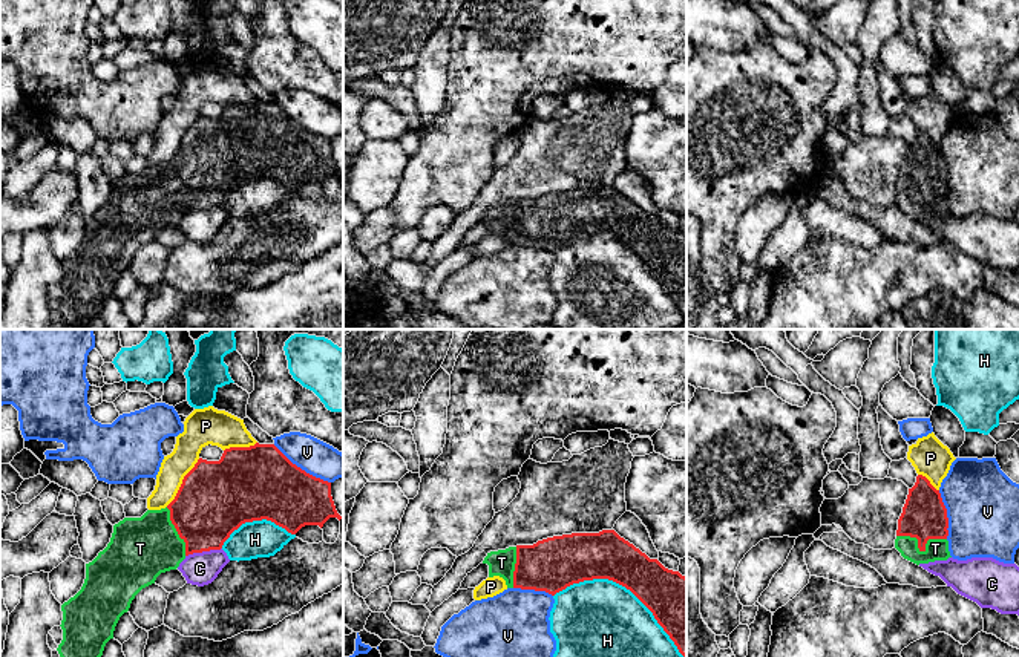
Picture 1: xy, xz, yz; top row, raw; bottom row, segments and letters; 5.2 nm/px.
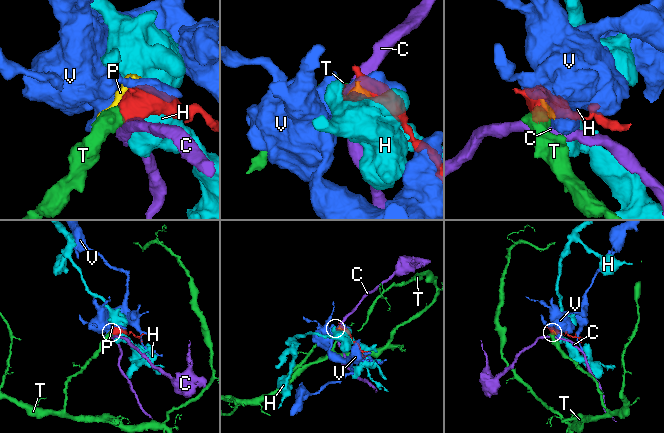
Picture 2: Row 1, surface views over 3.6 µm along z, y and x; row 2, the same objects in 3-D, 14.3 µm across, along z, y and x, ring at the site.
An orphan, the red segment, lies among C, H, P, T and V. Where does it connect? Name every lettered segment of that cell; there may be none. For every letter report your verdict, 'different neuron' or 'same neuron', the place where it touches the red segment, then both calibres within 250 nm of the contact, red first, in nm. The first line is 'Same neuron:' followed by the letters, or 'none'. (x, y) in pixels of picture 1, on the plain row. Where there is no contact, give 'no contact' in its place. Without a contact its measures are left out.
Same neuron: T
C: different neuron; meets red in xy at (203, 207); 380 nm thick on the red side, 180 nm on the other
H: different neuron; meets red in xz at (625, 244); 260 nm thick on the red side, 480 nm on the other
P: different neuron; meets red in xy at (183, 140); 380 nm thick on the red side, 140 nm on the other
T: same neuron; meets red in yz at (921, 207); 240 nm thick on the red side, 110 nm on the other
V: different neuron; meets red in xy at (301, 126); 380 nm thick on the red side, 190 nm on the other

